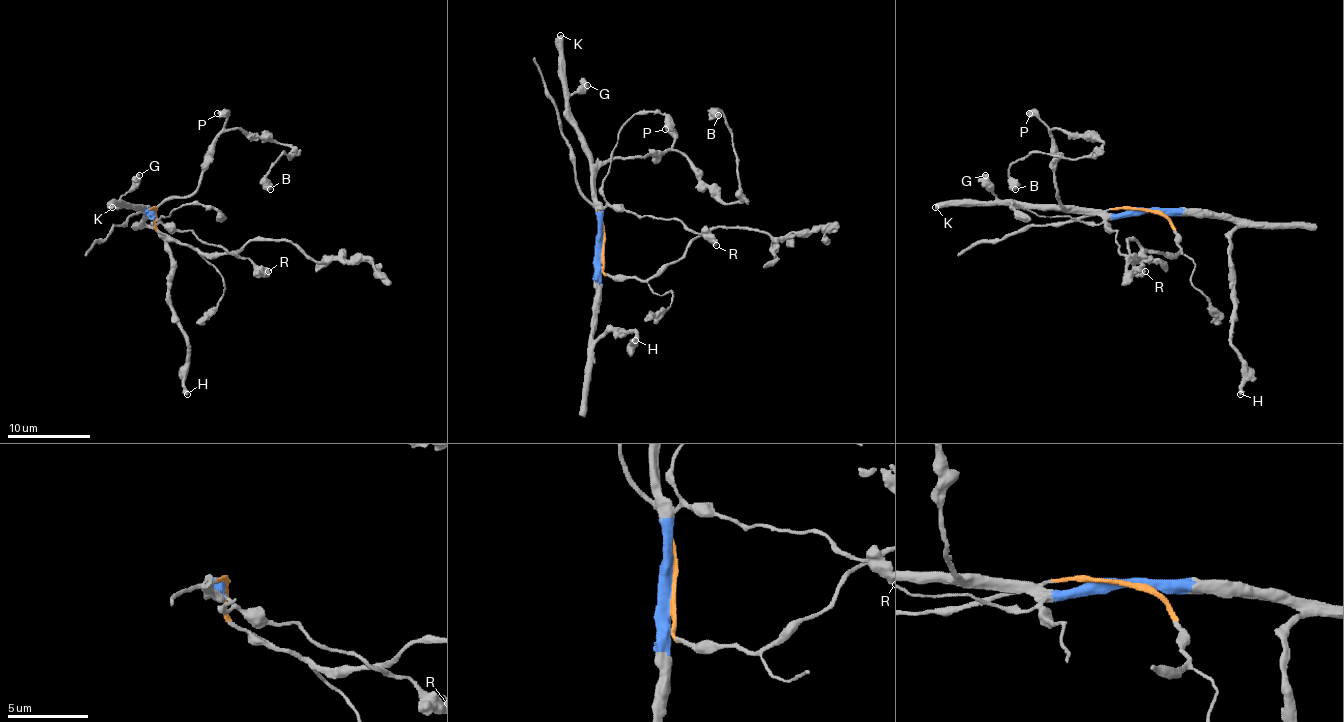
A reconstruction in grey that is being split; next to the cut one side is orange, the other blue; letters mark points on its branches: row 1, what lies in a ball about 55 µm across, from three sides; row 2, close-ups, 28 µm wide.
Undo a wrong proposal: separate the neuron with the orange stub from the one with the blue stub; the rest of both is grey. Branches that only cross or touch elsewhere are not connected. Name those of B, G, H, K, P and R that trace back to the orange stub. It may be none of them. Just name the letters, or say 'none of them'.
none of them

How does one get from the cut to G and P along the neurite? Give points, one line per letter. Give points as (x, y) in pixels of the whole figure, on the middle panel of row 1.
G: (602, 246), (594, 163), (567, 99), (588, 84)
P: (602, 246), (594, 173), (615, 157), (644, 157), (667, 151), (675, 138), (664, 130)

